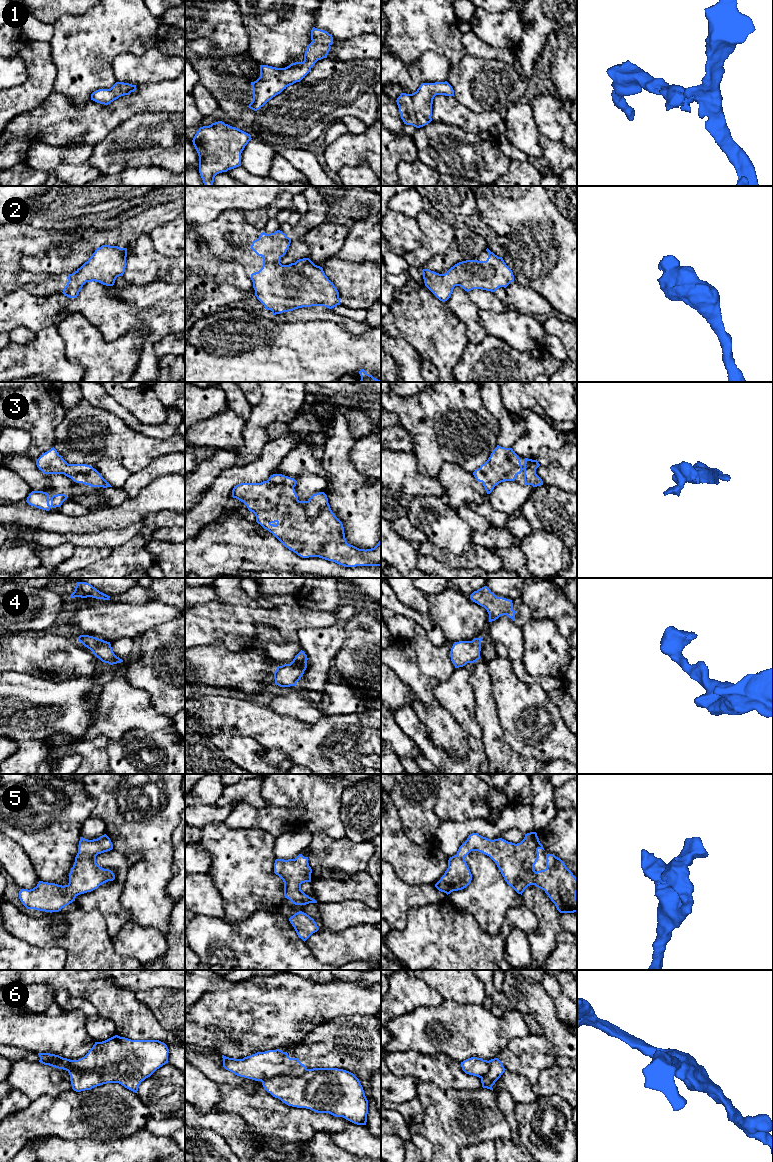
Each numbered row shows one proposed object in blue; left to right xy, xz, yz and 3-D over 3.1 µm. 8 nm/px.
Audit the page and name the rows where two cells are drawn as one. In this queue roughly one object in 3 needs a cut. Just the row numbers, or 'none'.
6

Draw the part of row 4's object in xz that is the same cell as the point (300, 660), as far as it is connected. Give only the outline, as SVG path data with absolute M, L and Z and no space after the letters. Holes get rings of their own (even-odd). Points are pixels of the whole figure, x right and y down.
M300 651L292 662L278 666L274 672L275 684L280 687L296 686L307 668L307 655Z

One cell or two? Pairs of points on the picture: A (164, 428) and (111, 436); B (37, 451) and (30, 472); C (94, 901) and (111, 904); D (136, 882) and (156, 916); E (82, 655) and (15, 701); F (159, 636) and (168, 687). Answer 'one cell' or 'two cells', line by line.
A: two cells
B: two cells
C: one cell
D: one cell
E: two cells
F: one cell

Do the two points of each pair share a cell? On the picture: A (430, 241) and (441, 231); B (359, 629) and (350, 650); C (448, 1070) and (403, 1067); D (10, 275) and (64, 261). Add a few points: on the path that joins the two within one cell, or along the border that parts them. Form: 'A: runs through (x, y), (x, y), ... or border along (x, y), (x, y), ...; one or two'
A: runs through (433, 239), (438, 234); one
B: runs through (359, 634), (359, 641), (355, 645); one
C: runs through (437, 1070), (424, 1070), (421, 1067), (414, 1067); one
D: border along (20, 259), (23, 269), (49, 275); two

